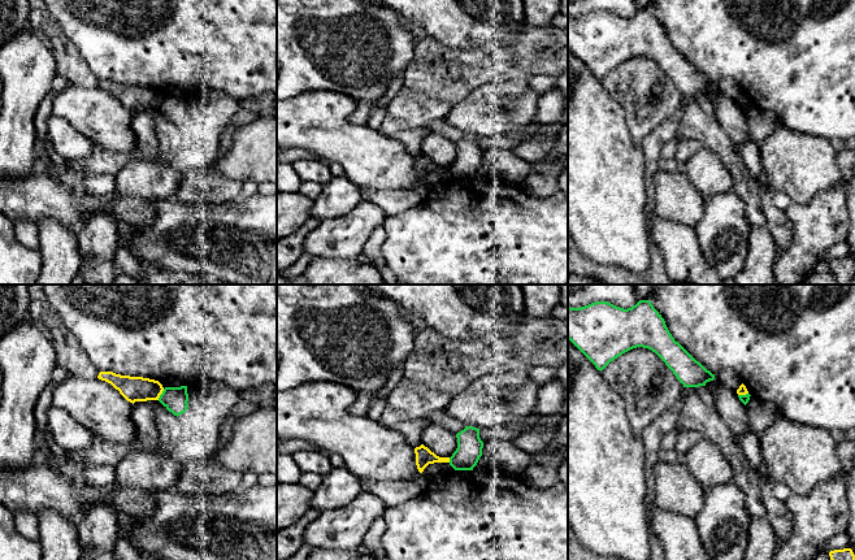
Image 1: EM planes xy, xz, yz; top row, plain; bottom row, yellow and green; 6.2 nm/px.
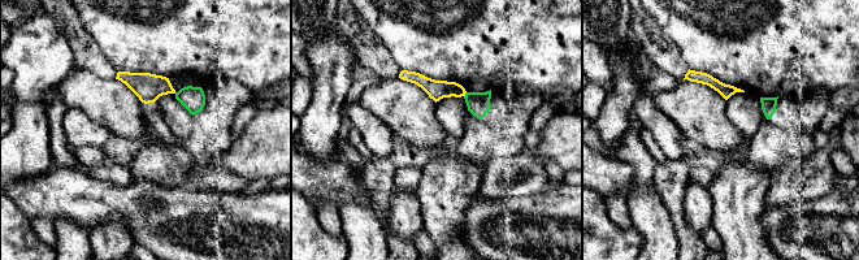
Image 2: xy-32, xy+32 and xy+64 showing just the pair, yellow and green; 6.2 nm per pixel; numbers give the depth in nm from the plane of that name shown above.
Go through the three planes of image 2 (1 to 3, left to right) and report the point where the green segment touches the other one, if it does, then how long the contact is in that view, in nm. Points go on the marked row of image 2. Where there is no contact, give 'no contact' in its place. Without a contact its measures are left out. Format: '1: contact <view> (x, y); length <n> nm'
1: no contact
2: contact xy+32 (464, 95); length 40 nm
3: no contact

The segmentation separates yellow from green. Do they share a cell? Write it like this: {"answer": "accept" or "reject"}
{"answer": "reject"}

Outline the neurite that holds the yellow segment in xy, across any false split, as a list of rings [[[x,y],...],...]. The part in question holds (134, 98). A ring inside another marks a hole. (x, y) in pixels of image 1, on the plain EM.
[[[100,81],[97,87],[110,92],[127,110],[133,113],[135,110],[159,109],[164,100],[164,96],[159,90],[143,86]]]

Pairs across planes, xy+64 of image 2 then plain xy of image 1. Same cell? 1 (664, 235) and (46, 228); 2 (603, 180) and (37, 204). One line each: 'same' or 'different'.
1: same
2: same

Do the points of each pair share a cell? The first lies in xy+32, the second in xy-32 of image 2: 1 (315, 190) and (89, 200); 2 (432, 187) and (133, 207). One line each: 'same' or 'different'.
1: same
2: different

